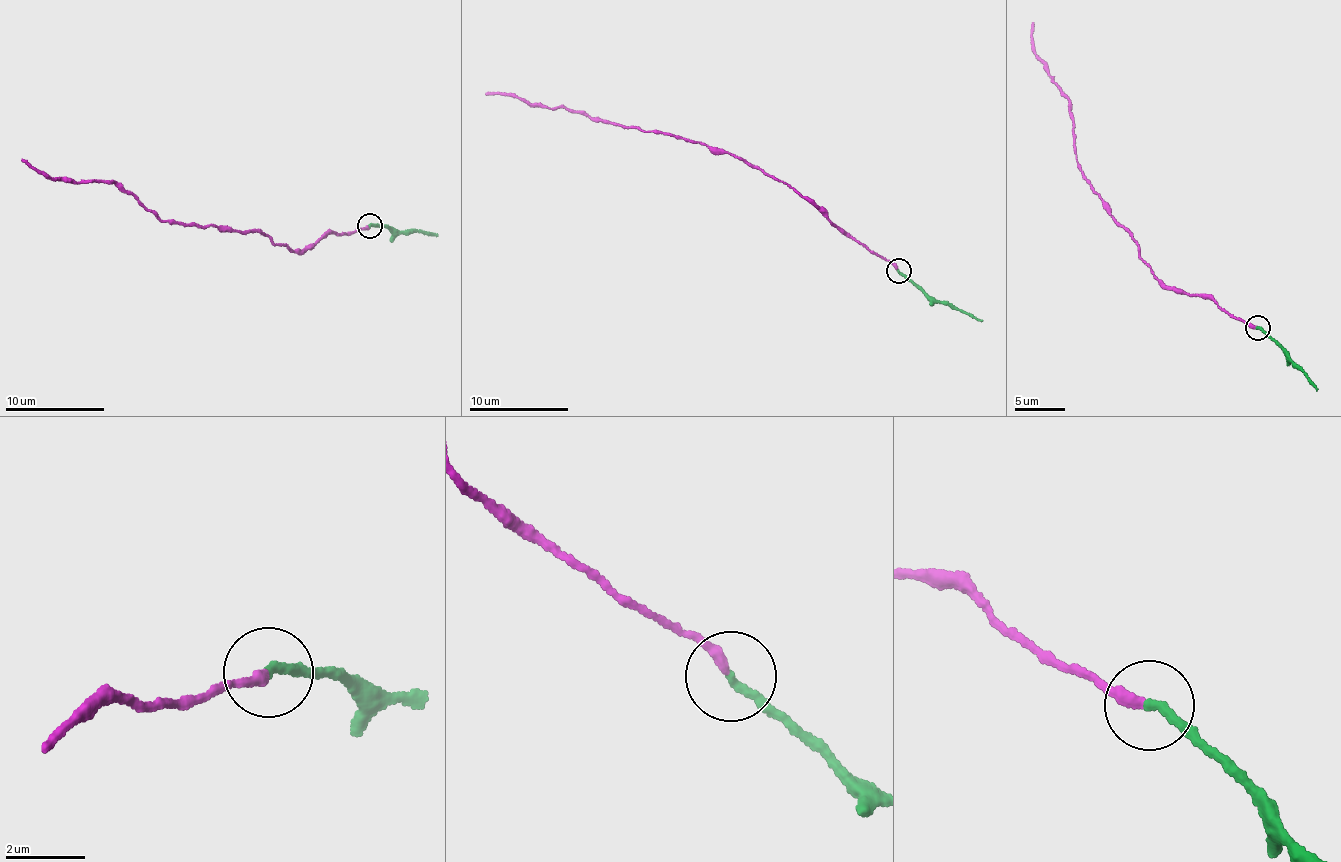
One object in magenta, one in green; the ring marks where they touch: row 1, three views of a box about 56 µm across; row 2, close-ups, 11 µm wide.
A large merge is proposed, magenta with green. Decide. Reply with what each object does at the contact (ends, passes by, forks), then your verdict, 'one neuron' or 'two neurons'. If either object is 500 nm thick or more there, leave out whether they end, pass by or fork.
magenta ends; green ends; two neurons

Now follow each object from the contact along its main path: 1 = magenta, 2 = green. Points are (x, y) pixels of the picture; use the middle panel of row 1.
1: (898, 270), (812, 205), (726, 151), (562, 106), (485, 95)
2: (898, 270), (931, 299), (953, 305), (983, 320)

